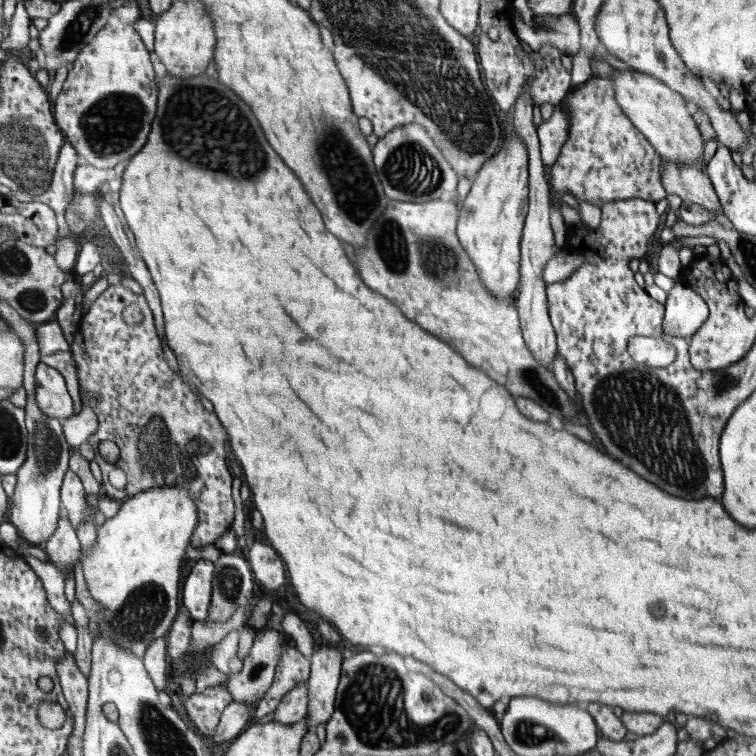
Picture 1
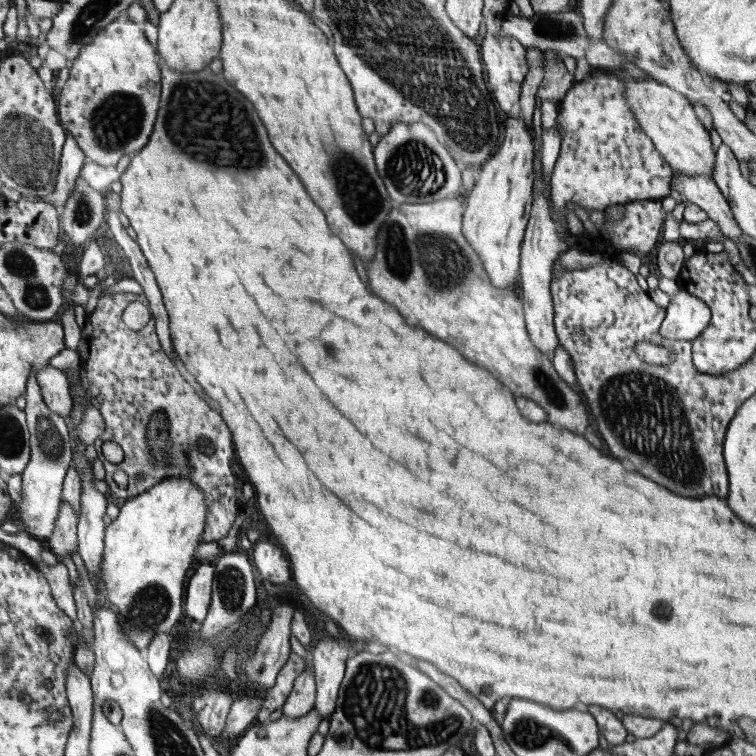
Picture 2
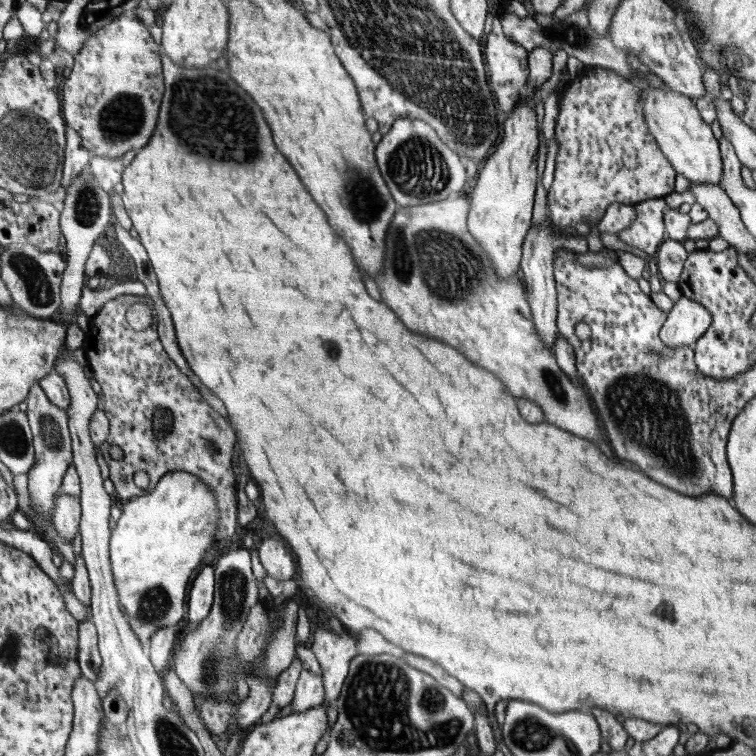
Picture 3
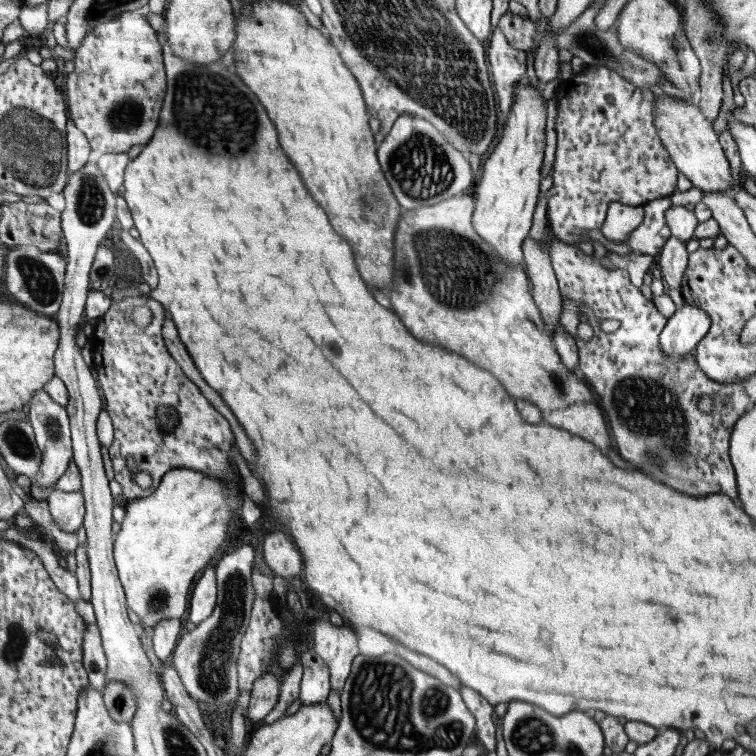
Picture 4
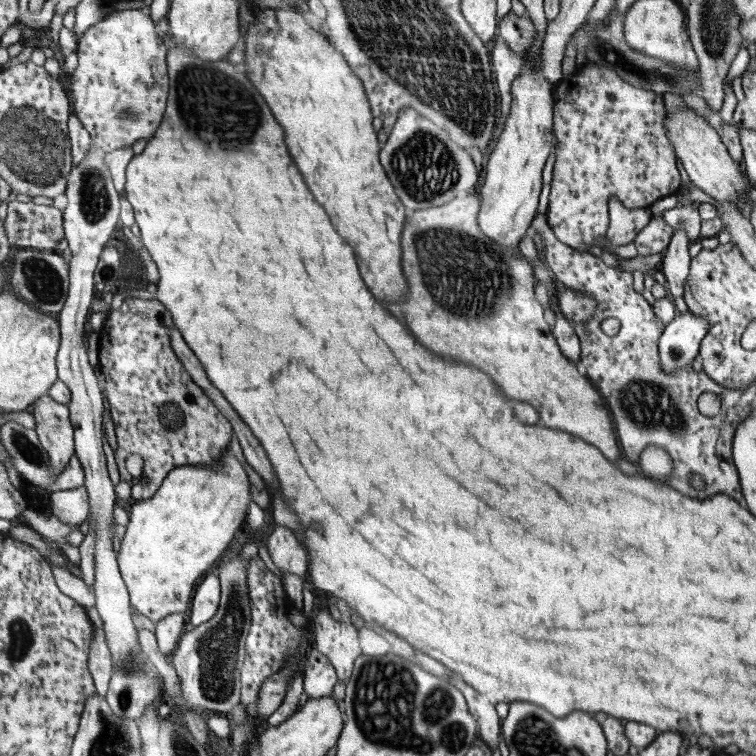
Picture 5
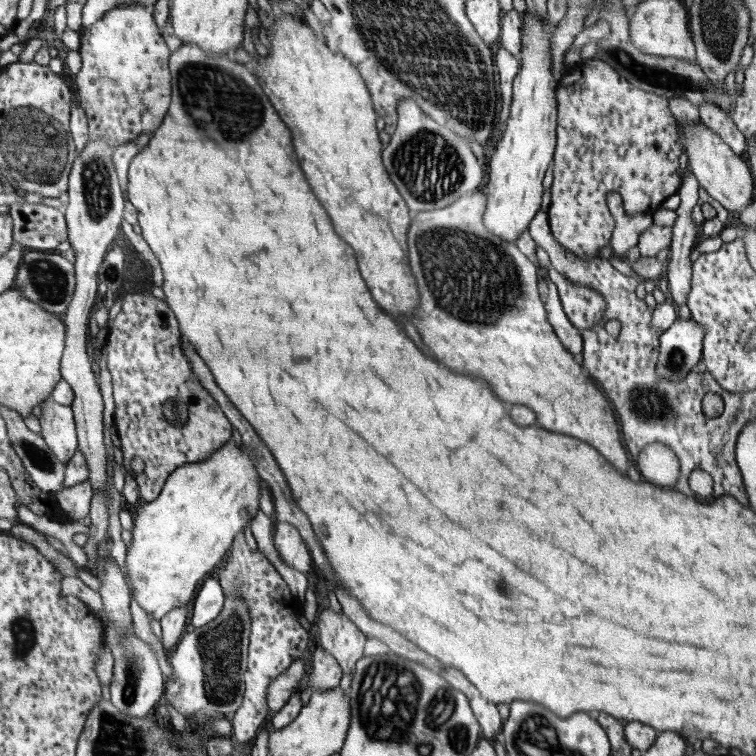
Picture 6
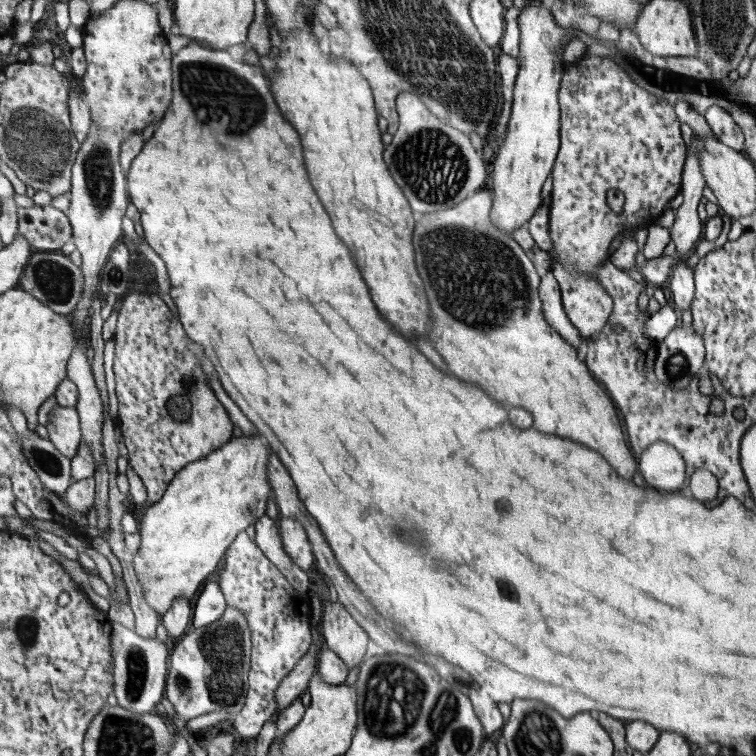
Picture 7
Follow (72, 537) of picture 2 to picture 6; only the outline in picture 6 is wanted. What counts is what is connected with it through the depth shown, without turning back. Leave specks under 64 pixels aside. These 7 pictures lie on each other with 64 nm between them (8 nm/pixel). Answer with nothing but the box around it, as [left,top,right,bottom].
[53,479,93,523]

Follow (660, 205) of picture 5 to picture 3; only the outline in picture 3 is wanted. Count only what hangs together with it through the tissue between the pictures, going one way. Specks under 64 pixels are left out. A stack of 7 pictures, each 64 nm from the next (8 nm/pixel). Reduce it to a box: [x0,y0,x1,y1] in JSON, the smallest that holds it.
[616,199,666,254]

